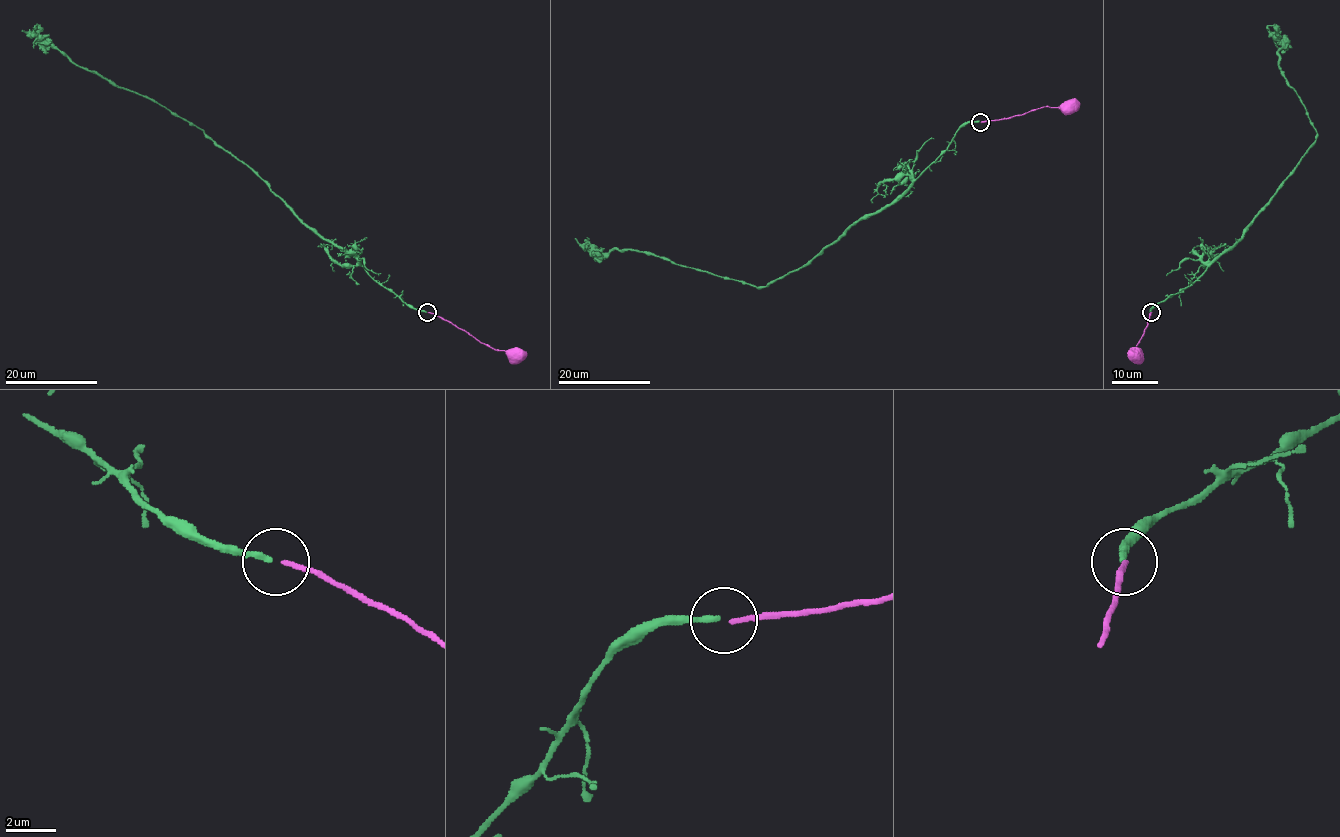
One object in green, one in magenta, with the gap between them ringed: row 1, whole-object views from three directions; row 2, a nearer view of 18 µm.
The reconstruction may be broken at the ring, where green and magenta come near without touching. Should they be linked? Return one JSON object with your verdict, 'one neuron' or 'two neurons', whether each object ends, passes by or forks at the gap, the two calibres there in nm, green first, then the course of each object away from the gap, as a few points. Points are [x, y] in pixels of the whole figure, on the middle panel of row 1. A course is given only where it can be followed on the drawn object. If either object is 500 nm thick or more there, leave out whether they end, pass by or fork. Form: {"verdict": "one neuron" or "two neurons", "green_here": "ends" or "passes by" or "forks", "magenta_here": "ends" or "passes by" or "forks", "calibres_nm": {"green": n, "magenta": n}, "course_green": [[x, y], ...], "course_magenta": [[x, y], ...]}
{"verdict": "one neuron", "green_here": "ends", "magenta_here": "ends", "calibres_nm": {"green": 240, "magenta": 190}, "course_green": [[979, 121], [965, 123], [889, 204], [865, 214], [810, 261], [765, 286], [633, 249], [592, 252], [575, 238]], "course_magenta": [[981, 121], [1021, 115], [1044, 106], [1061, 107], [1066, 104], [1068, 107]]}

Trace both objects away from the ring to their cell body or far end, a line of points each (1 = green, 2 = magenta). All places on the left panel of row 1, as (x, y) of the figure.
1: (426, 312), (412, 308), (355, 258), (312, 230), (202, 130), (80, 67), (22, 29)
2: (428, 312), (448, 320), (496, 350), (508, 350), (515, 354)

